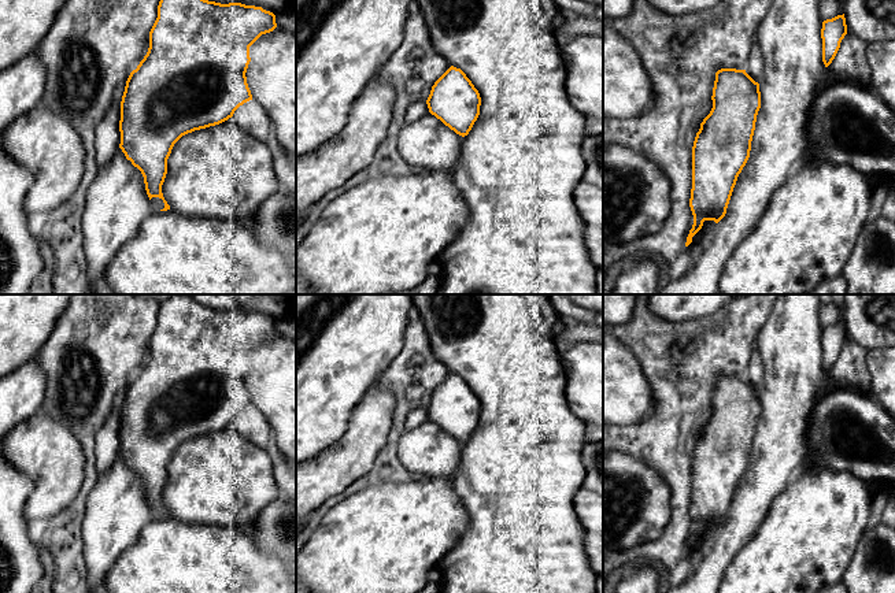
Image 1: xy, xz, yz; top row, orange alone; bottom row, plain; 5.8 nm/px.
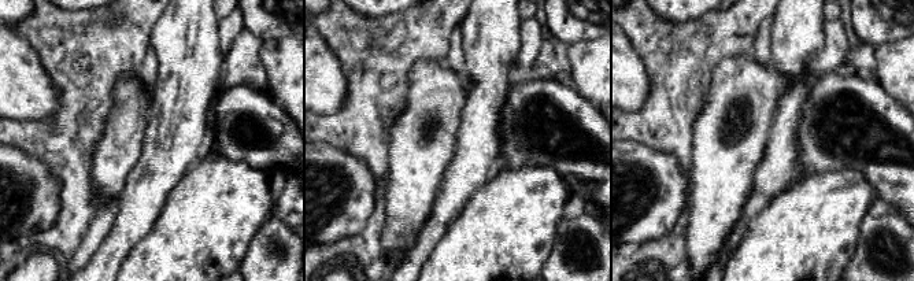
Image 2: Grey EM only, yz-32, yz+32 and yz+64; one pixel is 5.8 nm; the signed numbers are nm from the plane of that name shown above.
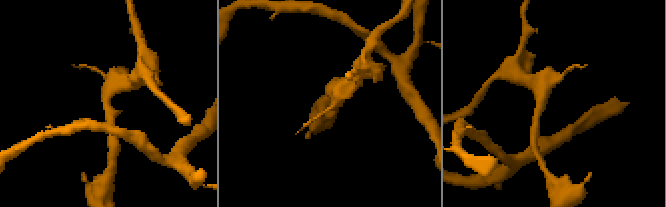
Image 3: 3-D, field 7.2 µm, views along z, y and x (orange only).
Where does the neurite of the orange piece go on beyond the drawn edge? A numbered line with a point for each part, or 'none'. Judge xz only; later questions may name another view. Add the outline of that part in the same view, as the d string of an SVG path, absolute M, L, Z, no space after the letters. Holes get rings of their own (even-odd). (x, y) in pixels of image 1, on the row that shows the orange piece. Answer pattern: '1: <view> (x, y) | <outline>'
none

